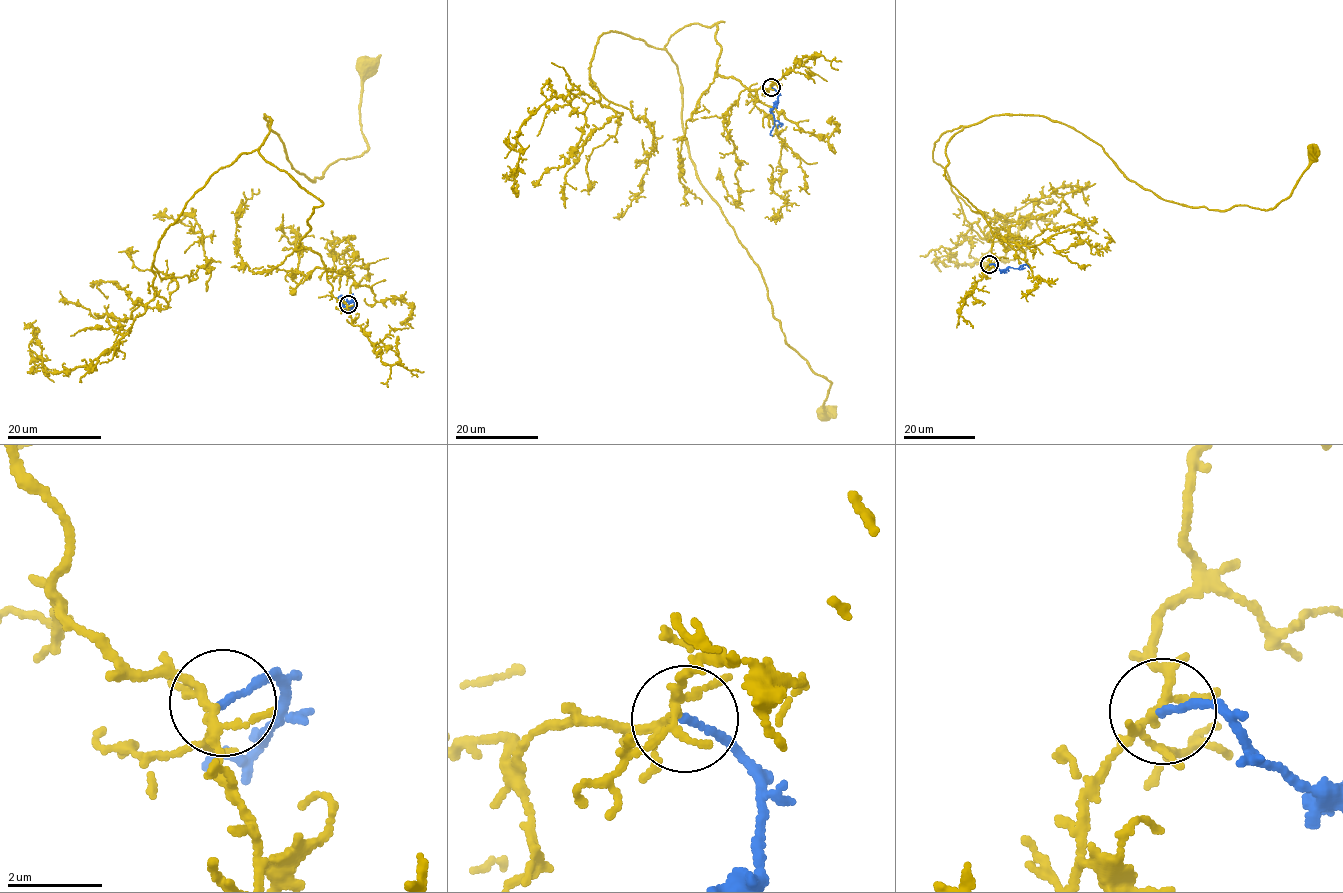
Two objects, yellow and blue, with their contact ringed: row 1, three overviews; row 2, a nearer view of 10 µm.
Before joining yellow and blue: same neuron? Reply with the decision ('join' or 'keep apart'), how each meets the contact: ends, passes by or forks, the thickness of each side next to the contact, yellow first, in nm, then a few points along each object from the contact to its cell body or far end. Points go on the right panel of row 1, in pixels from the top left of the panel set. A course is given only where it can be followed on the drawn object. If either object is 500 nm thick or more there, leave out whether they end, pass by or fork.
join | yellow forks | blue ends | 160/140 nm | yellow via (989, 264), (989, 224), (943, 174), (948, 142), (985, 118), (1064, 123), (1209, 209), (1275, 207), (1312, 150) | blue via (989, 264), (1003, 270), (1025, 264), (1030, 268)

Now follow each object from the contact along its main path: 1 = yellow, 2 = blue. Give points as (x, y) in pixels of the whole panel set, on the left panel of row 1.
1: (348, 304), (299, 247), (323, 203), (258, 152), (264, 113), (308, 179), (361, 156), (363, 65)
2: (347, 304), (353, 301), (352, 307), (343, 304), (342, 295), (338, 299)

